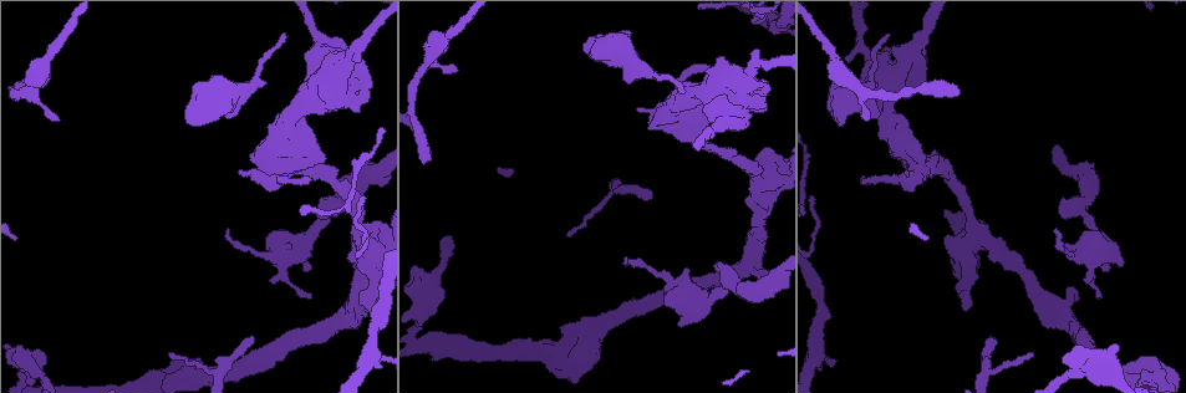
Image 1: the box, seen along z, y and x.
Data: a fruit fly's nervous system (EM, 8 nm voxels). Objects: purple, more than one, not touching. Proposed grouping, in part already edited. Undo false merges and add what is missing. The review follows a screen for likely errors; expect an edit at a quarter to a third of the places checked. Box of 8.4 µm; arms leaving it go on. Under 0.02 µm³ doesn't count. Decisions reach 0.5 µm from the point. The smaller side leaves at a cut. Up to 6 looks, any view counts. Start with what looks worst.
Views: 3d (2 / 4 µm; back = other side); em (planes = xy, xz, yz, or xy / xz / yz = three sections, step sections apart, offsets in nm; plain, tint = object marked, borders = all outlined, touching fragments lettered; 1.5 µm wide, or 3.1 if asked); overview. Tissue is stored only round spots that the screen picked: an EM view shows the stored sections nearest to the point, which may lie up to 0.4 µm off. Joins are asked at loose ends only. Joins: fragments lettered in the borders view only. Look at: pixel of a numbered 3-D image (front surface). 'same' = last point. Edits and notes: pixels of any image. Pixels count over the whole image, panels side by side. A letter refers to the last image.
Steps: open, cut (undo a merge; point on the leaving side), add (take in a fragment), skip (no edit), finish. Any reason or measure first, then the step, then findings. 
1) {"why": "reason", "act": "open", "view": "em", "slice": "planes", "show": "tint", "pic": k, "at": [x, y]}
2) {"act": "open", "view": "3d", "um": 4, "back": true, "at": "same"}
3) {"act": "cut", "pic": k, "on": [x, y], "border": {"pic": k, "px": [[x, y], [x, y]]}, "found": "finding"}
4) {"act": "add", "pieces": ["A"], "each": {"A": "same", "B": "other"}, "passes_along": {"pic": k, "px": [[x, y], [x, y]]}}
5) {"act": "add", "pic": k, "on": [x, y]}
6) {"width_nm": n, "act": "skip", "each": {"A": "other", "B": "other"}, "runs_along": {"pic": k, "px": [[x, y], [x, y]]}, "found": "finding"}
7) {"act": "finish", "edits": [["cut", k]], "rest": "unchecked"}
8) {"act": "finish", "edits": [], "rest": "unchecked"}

{"why": "an open end", "act": "open", "view": "em", "slice": "planes", "show": "borders", "pic": 1, "at": [1098, 298]}

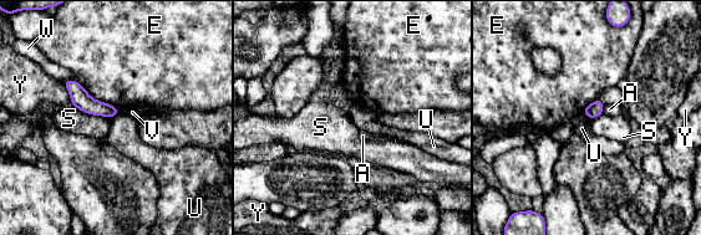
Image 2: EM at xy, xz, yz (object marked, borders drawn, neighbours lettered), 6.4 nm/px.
{"act": "skip", "each": {"A": "other", "E": "other", "S": "other", "U": "other", "V": "other", "W": "other", "Y": "other"}, "runs_along": {"pic": 2, "px": [[67, 83], [90, 106], [115, 111]]}, "found": "no lettered fragment goes on from it"}

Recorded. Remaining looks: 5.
{"why": "free end", "act": "open", "view": "em", "slice": "planes", "show": "borders", "pic": 1, "at": [228, 229]}

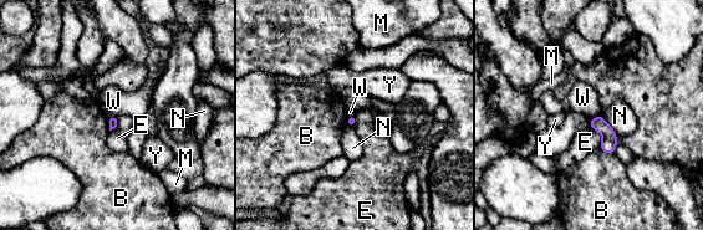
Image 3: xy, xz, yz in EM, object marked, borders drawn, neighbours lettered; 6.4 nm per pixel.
{"act": "skip", "each": {"B": "other", "E": "other", "M": "other", "N": "other", "W": "other", "Y": "other"}, "found": "no lettered fragment goes on from it"}

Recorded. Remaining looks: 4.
{"why": "branch stops here", "act": "open", "view": "3d", "um": 4, "pic": 1, "at": [987, 341]}

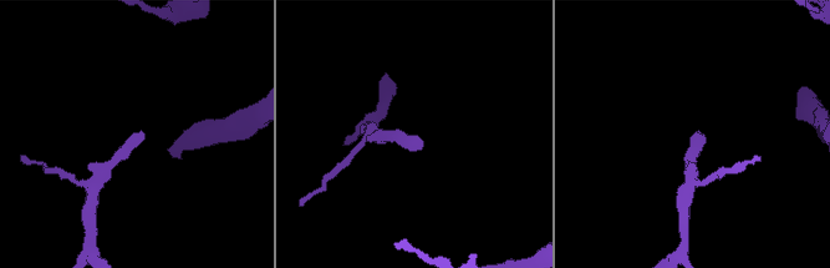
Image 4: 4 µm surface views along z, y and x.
{"why": "need the tissue", "act": "open", "view": "em", "slice": "planes", "show": "plain", "pic": 4, "at": [143, 136]}

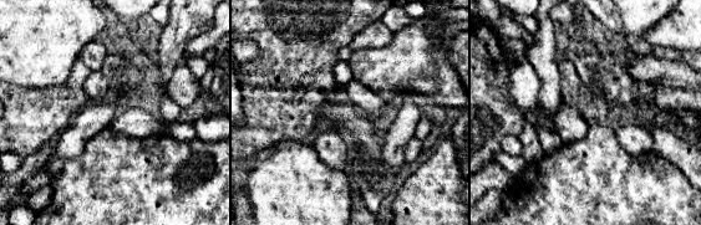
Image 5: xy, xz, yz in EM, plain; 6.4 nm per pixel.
{"why": "see the neighbours", "act": "open", "view": "em", "slice": "planes", "show": "borders", "at": "same"}

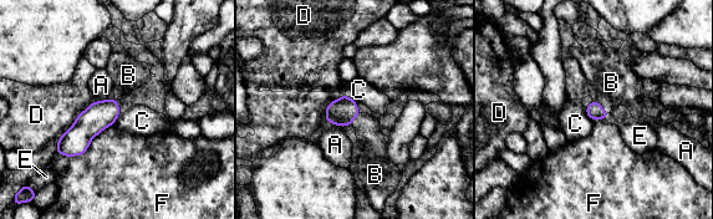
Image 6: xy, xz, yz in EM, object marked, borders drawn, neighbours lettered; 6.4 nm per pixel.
{"act": "add", "pieces": ["B"], "each": {"A": "other", "B": "same", "C": "other", "D": "other", "E": "other", "F": "other"}, "passes_along": {"pic": 6, "px": [[594, 111], [601, 106], [611, 82]]}, "found": "it goes on there"}

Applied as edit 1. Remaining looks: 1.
{"act": "finish", "edits": [["add", 6]], "rest": "unchecked"}

